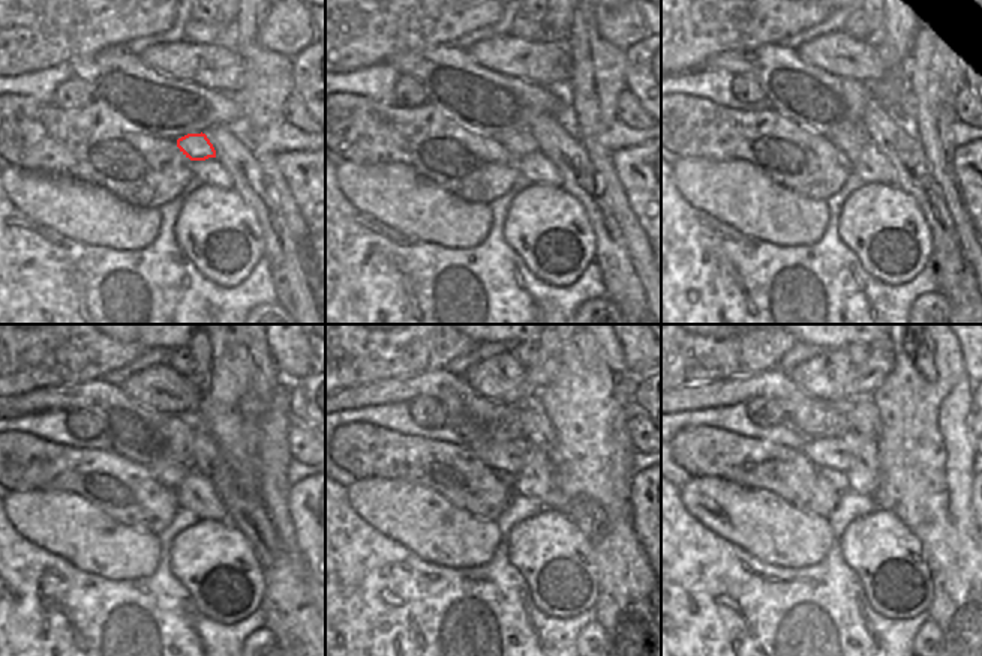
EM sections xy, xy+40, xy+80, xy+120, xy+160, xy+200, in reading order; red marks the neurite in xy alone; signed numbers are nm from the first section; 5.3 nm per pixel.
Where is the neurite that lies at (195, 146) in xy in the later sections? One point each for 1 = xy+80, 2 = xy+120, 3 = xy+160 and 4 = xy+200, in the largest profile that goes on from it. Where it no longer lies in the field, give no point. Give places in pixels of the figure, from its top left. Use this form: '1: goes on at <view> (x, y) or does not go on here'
1: goes on at xy+80 (850, 141)
2: goes on at xy+120 (171, 476)
3: goes on at xy+160 (507, 458)
4: goes on at xy+200 (832, 452)

